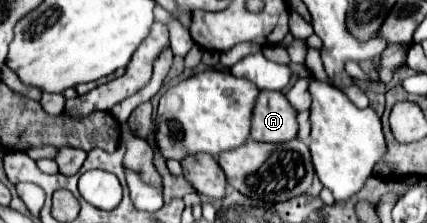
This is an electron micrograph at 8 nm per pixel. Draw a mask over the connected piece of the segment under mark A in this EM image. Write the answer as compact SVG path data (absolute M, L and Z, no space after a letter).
M260 90L252 110L252 138L260 142L288 142L296 138L296 112L282 92Z

